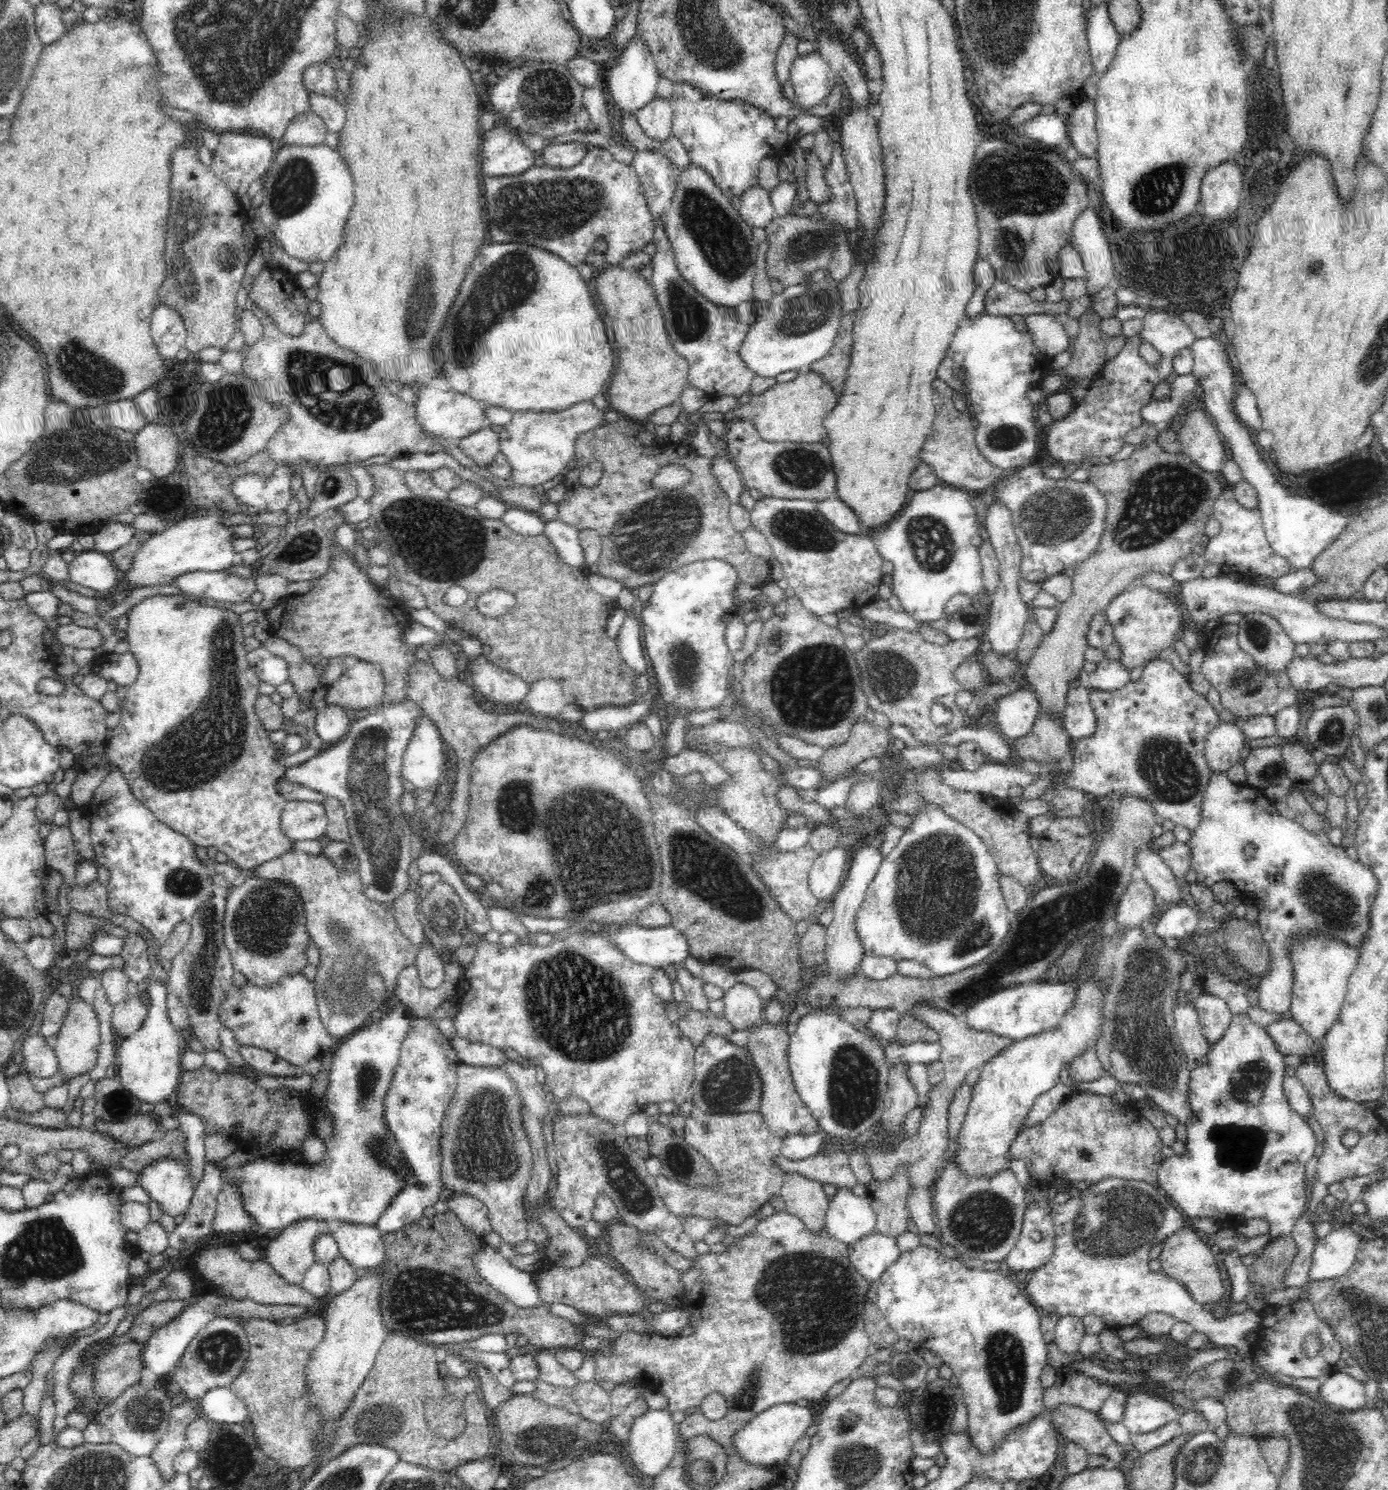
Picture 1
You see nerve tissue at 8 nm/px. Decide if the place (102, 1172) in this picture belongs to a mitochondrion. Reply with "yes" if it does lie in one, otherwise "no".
no

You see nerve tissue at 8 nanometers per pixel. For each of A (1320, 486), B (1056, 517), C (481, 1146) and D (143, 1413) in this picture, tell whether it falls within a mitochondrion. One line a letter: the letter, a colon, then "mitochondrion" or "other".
A: other
B: mitochondrion
C: mitochondrion
D: mitochondrion

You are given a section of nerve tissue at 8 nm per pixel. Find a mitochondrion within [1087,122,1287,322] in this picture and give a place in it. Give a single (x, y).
(1156, 194)

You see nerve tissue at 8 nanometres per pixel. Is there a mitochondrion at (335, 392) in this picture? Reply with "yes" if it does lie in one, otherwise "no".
yes

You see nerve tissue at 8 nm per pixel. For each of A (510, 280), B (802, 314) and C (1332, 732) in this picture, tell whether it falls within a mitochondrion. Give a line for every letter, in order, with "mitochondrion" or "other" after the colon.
A: mitochondrion
B: mitochondrion
C: mitochondrion

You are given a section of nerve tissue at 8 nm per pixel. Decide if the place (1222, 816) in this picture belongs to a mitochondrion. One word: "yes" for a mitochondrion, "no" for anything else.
no

